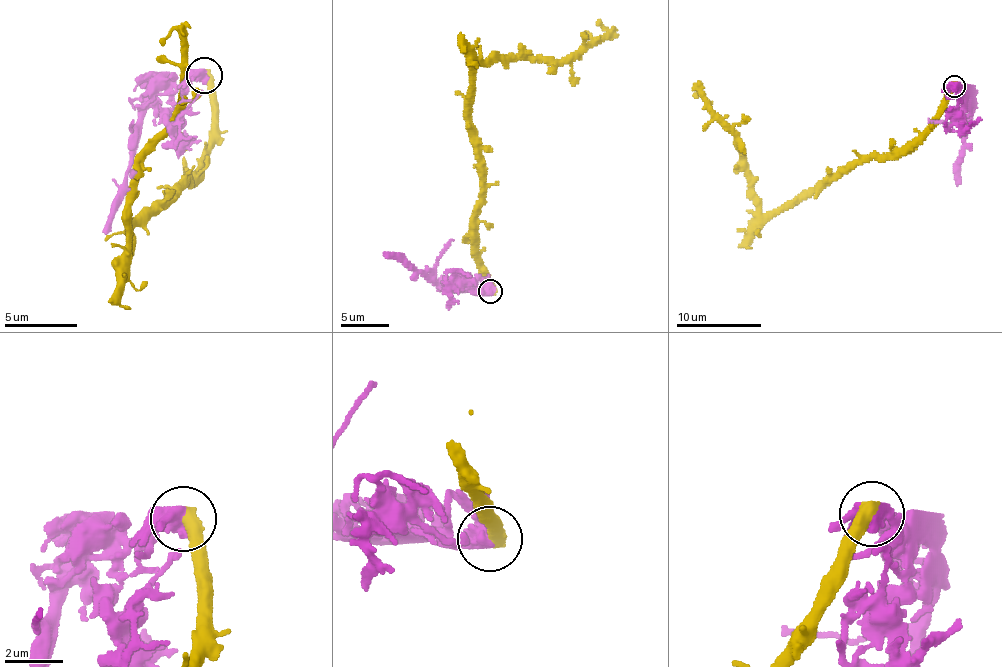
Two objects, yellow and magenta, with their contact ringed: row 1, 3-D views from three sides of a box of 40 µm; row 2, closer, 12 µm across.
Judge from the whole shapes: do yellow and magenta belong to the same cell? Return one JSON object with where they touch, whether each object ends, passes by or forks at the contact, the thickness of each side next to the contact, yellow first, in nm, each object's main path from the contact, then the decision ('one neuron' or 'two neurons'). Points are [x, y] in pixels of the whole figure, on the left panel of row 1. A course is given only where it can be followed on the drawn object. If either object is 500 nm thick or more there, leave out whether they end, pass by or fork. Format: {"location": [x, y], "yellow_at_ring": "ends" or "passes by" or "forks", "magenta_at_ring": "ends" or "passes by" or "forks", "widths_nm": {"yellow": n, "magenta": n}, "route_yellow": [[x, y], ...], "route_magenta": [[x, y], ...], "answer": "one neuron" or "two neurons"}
{"location": [204, 75], "widths_nm": {"yellow": 500, "magenta": 440}, "route_yellow": [[205, 76], [203, 156], [128, 217], [127, 252], [135, 167], [184, 70], [177, 32], [158, 42]], "route_magenta": [[205, 76], [173, 85], [139, 114], [129, 189], [105, 235]], "answer": "two neurons"}

